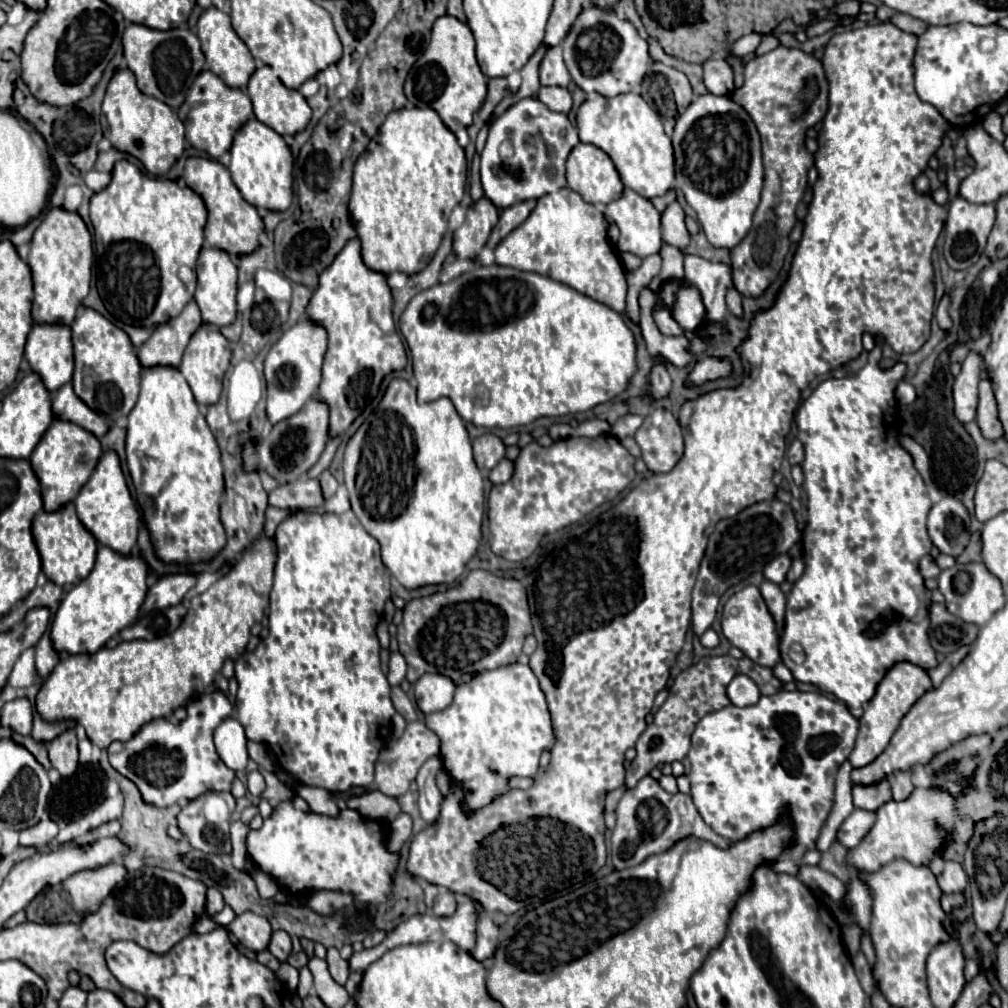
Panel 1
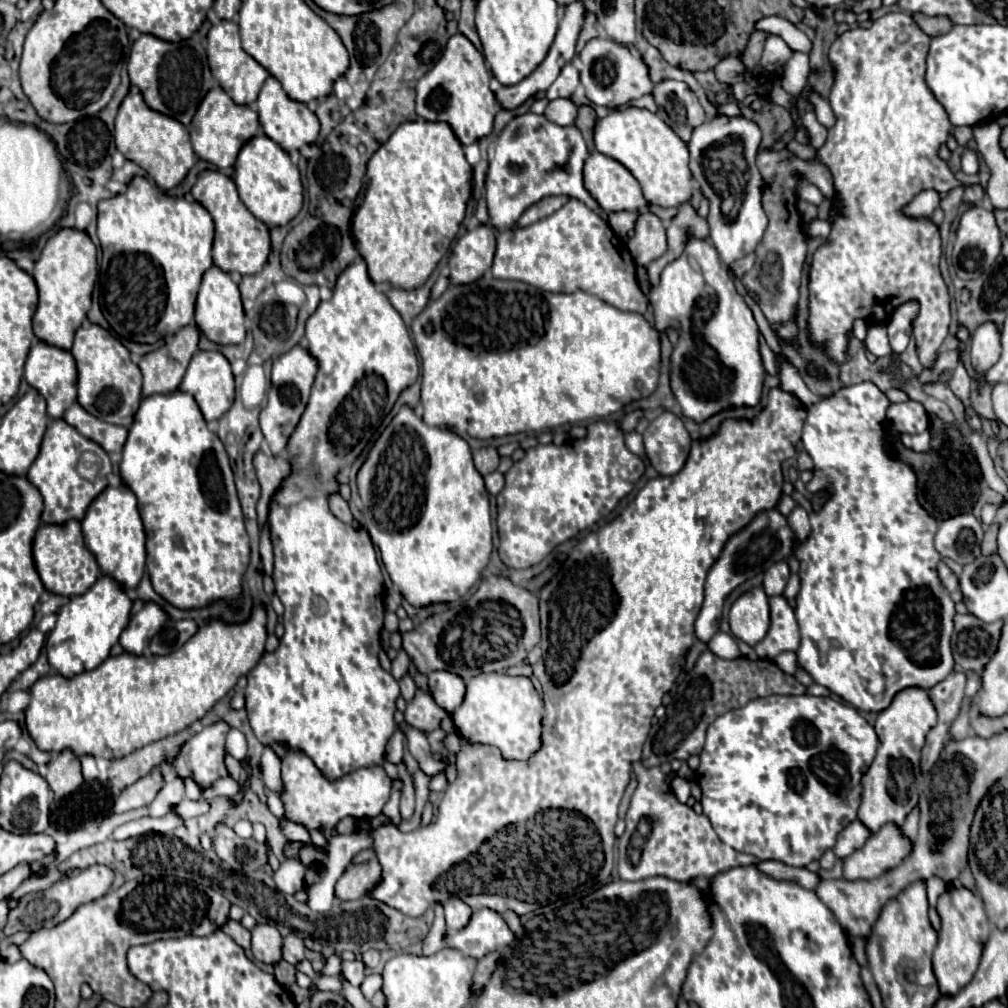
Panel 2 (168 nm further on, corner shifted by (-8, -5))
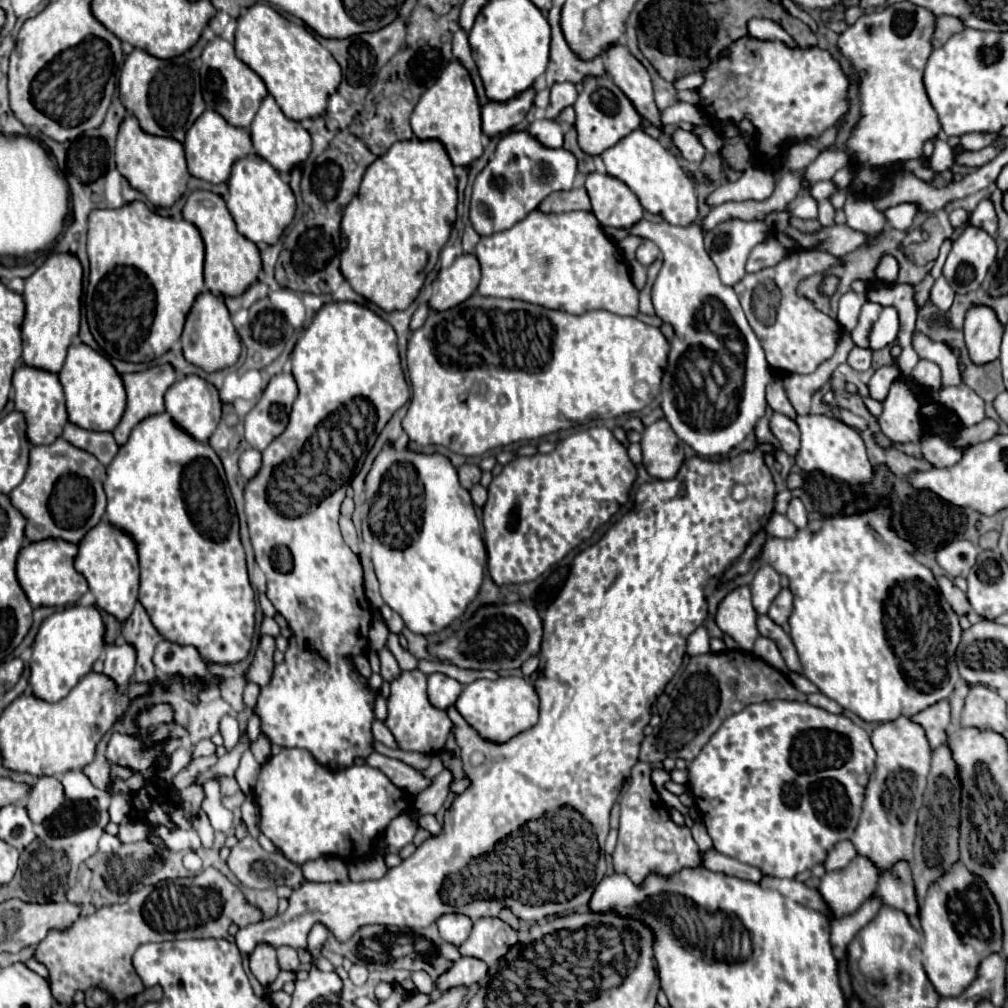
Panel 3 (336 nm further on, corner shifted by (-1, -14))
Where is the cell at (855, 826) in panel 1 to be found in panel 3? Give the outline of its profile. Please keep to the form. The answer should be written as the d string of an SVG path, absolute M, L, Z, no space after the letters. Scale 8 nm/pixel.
M841 841L837 843L837 847L833 847L833 851L829 851L823 867L825 871L837 871L837 869L843 869L853 857L855 857L855 847L851 841Z

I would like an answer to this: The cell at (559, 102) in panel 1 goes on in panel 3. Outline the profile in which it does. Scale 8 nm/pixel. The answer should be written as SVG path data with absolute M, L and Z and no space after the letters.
M537 119L529 125L529 135L533 135L541 145L545 147L561 147L563 145L563 131L561 125L557 121L549 121L549 119Z

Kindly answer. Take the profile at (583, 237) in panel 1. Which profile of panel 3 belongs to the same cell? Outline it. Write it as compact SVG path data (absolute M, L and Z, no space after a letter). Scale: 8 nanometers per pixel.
M535 209L511 229L481 237L475 255L481 265L481 283L477 291L485 297L521 299L525 303L559 309L571 315L583 315L593 309L605 309L615 315L631 317L639 313L639 289L631 281L625 259L619 247L609 239L609 235L605 235L603 225L589 211L543 213Z

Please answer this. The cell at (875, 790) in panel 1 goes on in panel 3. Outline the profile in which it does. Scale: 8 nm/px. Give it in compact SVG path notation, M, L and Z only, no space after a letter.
M899 717L875 727L871 743L877 751L875 771L871 773L863 813L851 839L857 855L867 857L881 873L899 861L913 863L913 841L917 833L917 813L923 803L927 773L931 765L931 747L921 725L907 717Z

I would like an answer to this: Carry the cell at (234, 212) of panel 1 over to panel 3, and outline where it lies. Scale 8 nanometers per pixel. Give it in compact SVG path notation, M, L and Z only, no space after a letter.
M195 191L189 195L185 207L183 207L183 217L193 223L205 243L205 285L209 291L215 295L223 297L239 297L243 295L255 281L257 273L261 271L261 257L259 249L255 243L245 239L237 227L235 221L225 205L225 201L211 193L211 191Z

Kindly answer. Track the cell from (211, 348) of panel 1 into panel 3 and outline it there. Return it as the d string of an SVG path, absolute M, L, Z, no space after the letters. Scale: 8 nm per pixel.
M187 375L179 381L175 381L167 393L165 393L165 411L173 419L177 427L181 427L185 433L189 433L195 441L207 443L207 439L213 435L215 427L221 421L221 401L219 401L219 391L207 383L205 379L197 375Z

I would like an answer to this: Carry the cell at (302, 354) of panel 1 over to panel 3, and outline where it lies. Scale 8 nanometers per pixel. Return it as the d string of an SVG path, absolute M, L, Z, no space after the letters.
M281 373L269 381L259 403L245 415L245 439L253 449L263 451L283 433L295 397L297 385L291 373Z

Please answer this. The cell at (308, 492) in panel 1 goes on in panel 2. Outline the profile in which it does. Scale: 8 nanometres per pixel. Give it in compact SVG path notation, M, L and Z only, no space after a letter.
M330 494L330 496L328 496L328 504L330 504L330 512L332 512L338 520L342 520L342 522L346 522L346 524L352 522L350 508L348 508L346 500L344 500L340 494Z

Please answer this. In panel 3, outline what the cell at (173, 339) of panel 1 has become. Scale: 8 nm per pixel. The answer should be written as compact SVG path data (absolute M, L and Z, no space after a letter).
M171 365L151 367L139 373L127 373L121 377L127 391L127 407L123 419L113 429L117 445L125 445L131 429L149 415L163 413L163 395L175 383L175 369Z

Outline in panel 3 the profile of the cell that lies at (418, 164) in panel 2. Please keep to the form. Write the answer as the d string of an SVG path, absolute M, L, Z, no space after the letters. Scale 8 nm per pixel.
M409 139L409 141L395 143L383 157L379 157L375 163L369 165L369 169L363 175L363 183L361 183L359 193L351 199L351 203L347 205L347 209L343 213L341 221L343 238L341 273L343 273L345 281L353 287L355 293L359 293L367 301L375 303L383 311L403 311L403 309L407 309L413 303L413 299L419 295L419 289L423 287L423 281L427 277L427 265L429 265L429 271L435 267L435 263L439 259L439 251L449 239L449 233L451 233L451 227L453 227L453 221L455 221L455 207L457 207L457 179L453 175L453 163L451 163L445 147L439 141L419 141L419 139Z

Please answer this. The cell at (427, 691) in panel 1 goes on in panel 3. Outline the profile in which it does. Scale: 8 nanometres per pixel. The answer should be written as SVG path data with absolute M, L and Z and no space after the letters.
M433 673L429 675L427 681L427 693L429 693L429 701L437 707L437 709L447 709L449 705L453 705L457 701L457 697L461 695L461 683L443 675L443 673Z

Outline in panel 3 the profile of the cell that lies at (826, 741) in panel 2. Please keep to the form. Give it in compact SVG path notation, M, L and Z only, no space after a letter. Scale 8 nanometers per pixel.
M763 701L763 703L753 703L753 705L745 707L741 713L725 719L725 723L717 731L717 735L713 735L713 739L709 739L709 743L701 749L701 755L697 755L697 759L689 761L689 765L687 765L687 779L689 781L687 783L689 783L689 791L695 799L695 805L701 811L701 821L705 823L705 827L713 839L713 847L719 853L733 857L741 863L753 865L763 875L793 879L797 873L803 873L805 869L811 869L811 867L823 863L829 849L835 843L853 837L853 831L855 831L855 827L859 823L859 815L861 815L861 803L863 803L865 787L867 787L869 775L873 771L873 761L875 761L875 751L871 747L869 735L865 733L865 729L857 727L849 717L827 713L825 709L813 707L809 703Z

